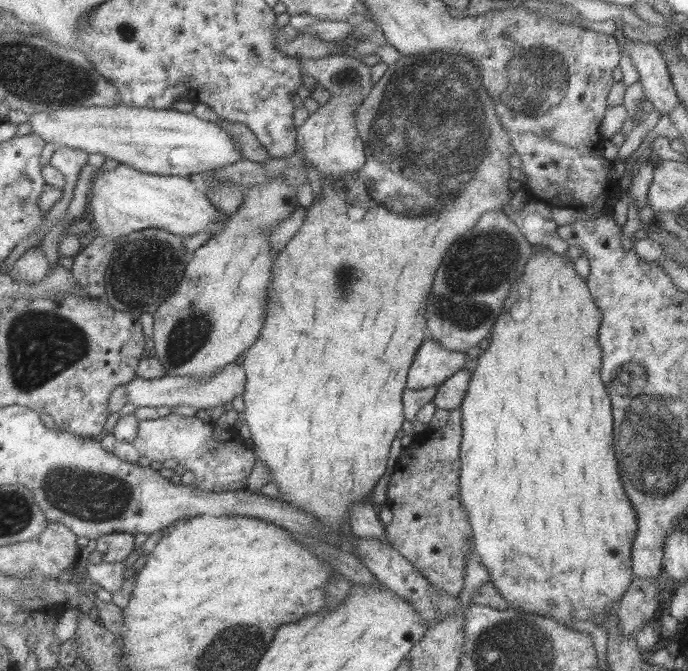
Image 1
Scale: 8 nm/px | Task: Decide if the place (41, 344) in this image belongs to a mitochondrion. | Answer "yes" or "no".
yes

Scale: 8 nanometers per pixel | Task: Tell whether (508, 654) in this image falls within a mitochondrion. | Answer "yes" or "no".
yes

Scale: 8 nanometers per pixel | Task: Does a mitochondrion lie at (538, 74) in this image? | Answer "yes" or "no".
yes

